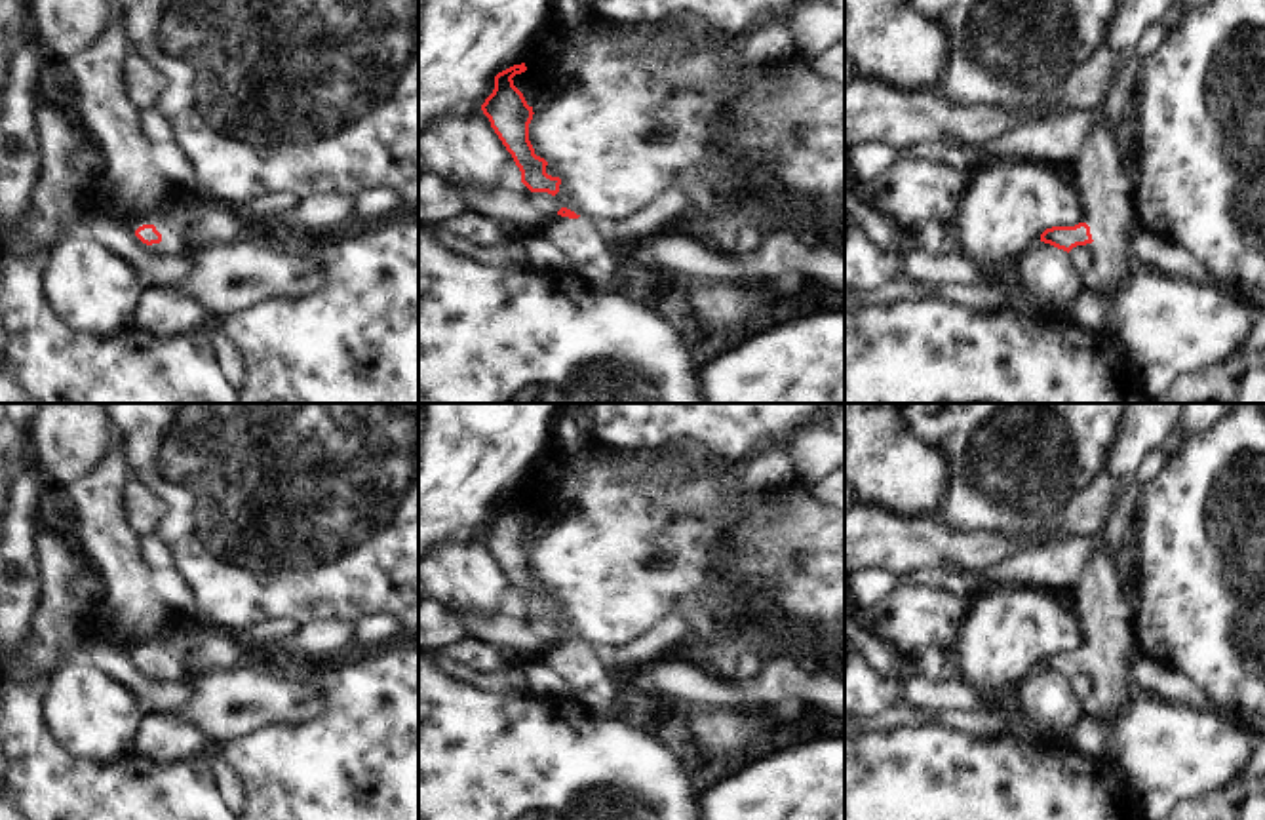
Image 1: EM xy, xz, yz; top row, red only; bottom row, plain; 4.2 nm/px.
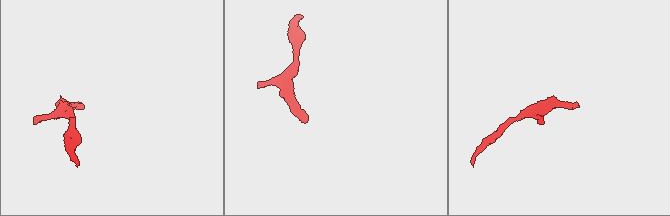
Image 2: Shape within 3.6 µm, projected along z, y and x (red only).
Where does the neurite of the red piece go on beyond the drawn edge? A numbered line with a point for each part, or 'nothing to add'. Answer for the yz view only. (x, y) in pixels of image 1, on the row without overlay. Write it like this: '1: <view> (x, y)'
1: yz (1106, 609).

